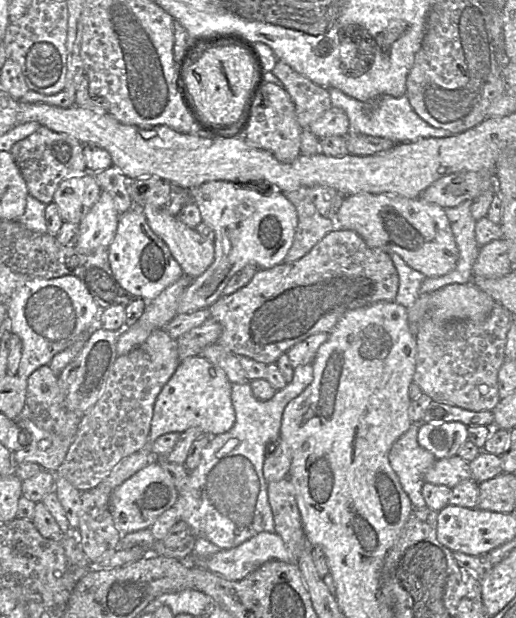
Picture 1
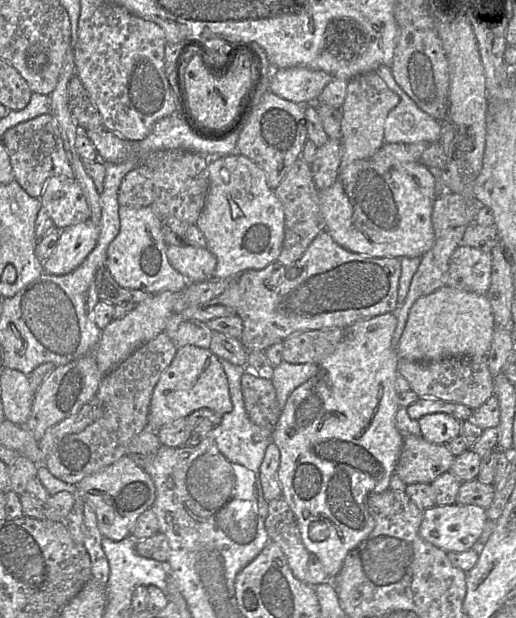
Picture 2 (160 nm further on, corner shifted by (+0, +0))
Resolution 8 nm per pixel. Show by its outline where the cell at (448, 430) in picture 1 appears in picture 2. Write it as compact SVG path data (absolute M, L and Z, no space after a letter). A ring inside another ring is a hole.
M433 413L419 420L422 437L434 444L446 444L460 435L462 421L446 413Z

